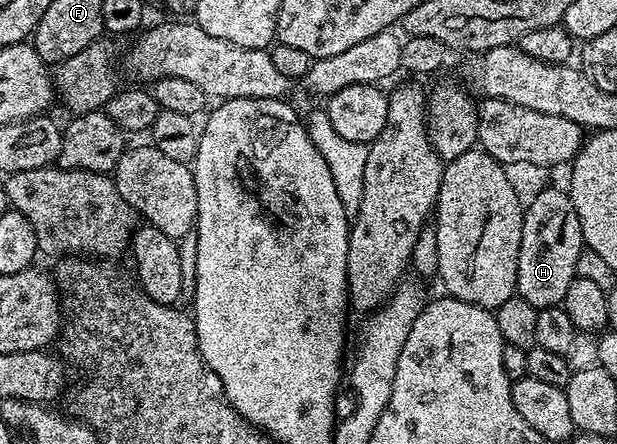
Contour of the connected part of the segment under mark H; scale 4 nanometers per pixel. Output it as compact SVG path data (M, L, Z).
M566 189L543 190L523 212L520 256L517 260L516 291L518 297L537 308L562 303L569 284L576 278L579 253L585 249L581 220Z

